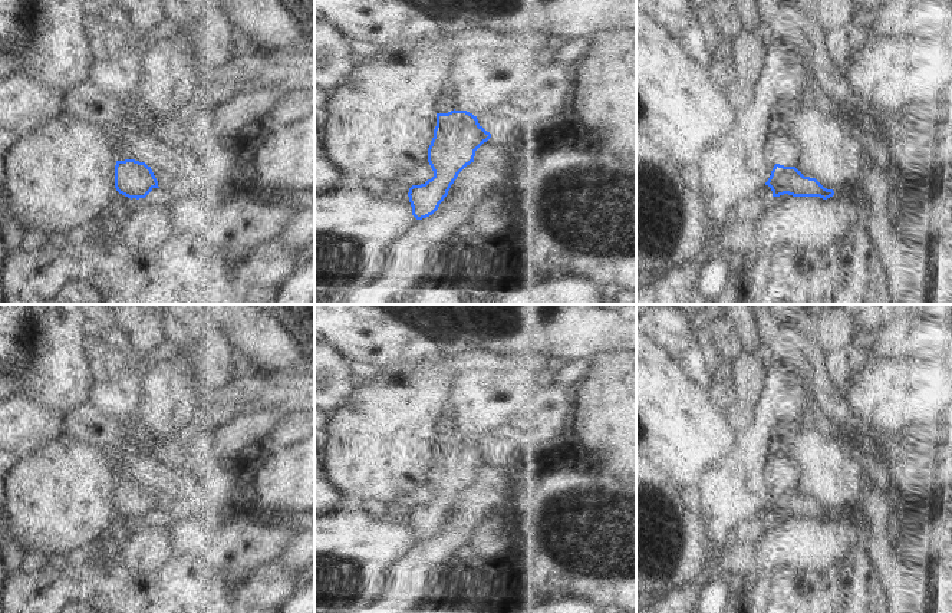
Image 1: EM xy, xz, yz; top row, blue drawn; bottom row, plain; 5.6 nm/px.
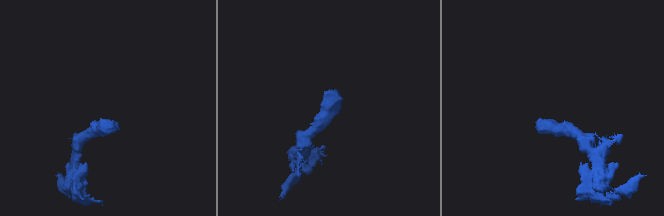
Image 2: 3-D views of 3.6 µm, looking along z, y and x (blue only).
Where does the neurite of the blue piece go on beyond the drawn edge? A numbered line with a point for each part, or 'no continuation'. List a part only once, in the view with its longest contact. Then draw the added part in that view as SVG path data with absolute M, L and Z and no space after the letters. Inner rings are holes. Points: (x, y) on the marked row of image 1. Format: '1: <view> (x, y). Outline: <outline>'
1: xz (487, 92). Outline: M485 45L462 46L455 53L448 69L448 93L454 98L455 111L472 113L487 132L498 134L520 123L520 112L514 100L515 67L491 66L488 50Z

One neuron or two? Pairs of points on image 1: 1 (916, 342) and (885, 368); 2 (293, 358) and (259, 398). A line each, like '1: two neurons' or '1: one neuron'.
1: two neurons
2: two neurons

